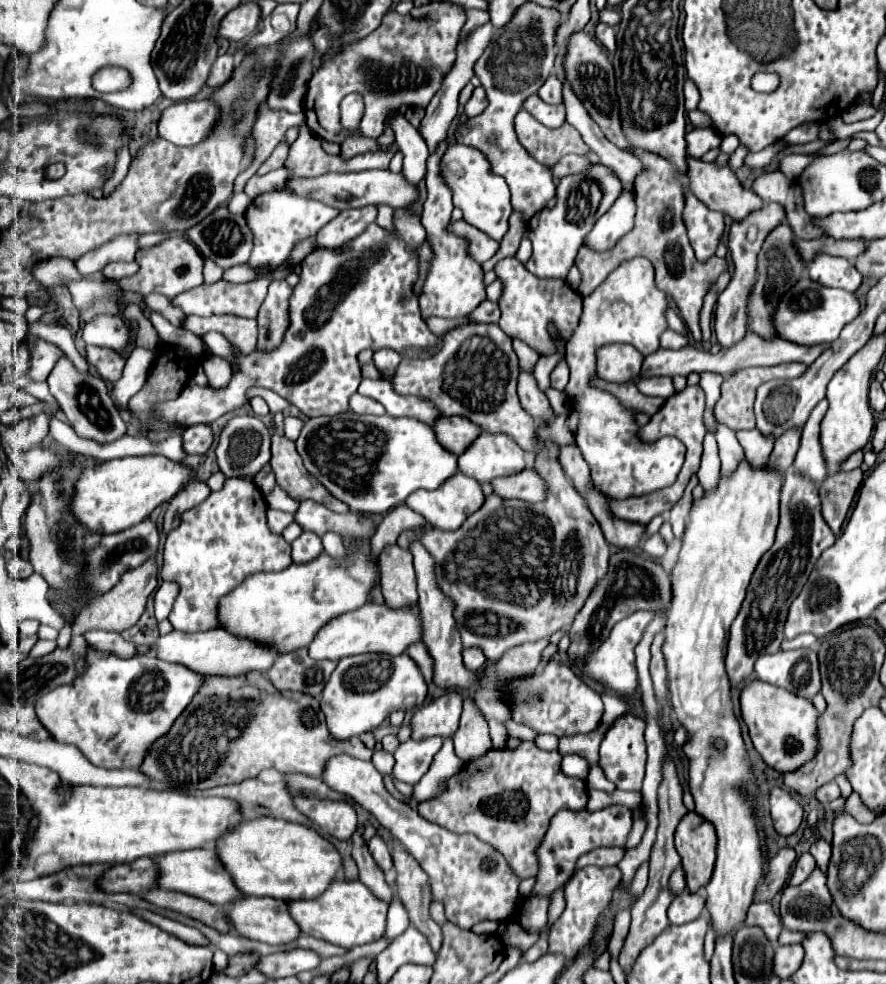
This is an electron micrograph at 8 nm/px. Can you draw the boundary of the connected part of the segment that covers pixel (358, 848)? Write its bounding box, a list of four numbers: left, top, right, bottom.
[352,828,394,904]

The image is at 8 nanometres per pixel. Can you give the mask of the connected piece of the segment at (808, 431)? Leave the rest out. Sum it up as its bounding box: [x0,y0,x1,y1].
[792,400,828,484]

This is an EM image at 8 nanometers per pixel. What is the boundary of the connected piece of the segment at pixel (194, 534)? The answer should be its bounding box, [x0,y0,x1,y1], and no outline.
[162,478,292,632]

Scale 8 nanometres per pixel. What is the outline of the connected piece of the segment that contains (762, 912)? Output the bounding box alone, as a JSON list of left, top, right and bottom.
[744,902,782,946]

